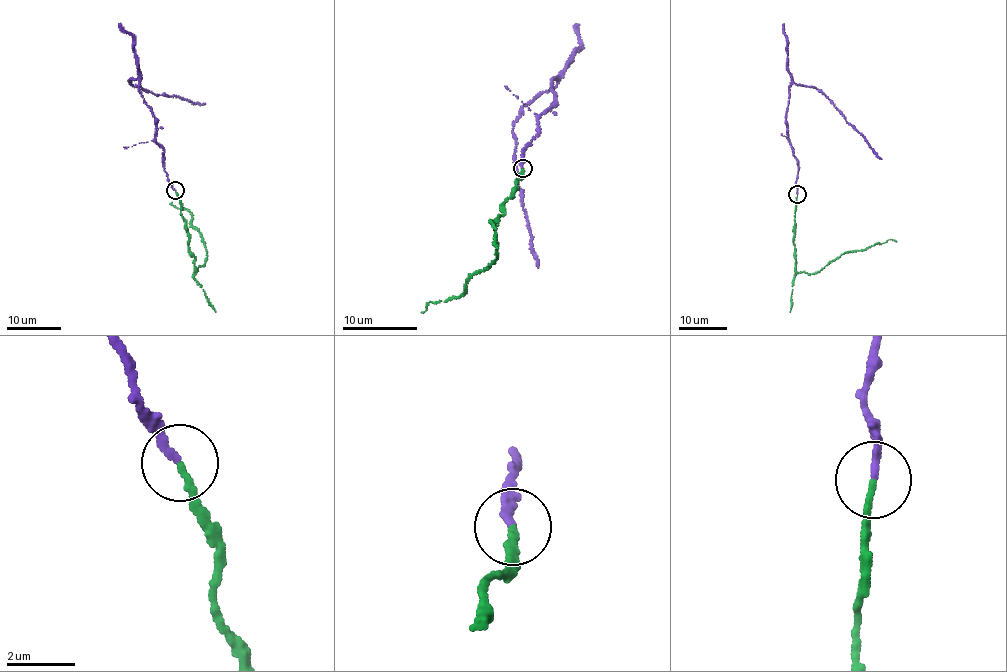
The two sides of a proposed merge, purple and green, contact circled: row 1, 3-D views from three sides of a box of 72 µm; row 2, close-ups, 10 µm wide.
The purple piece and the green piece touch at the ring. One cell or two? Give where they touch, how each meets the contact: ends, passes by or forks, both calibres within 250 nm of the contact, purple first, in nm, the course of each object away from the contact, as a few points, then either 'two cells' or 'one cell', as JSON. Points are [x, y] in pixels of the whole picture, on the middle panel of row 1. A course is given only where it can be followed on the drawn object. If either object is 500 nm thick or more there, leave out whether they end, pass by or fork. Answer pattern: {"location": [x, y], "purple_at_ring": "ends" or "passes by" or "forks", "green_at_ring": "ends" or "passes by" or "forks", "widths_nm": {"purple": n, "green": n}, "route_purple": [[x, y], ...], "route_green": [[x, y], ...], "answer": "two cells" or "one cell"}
{"location": [522, 168], "purple_at_ring": "ends", "green_at_ring": "ends", "widths_nm": {"purple": 240, "green": 200}, "route_purple": [[523, 168], [522, 151], [556, 99], [555, 77], [512, 132], [538, 268]], "route_green": [[523, 168], [494, 223], [497, 253], [486, 269], [468, 279], [458, 297], [430, 301], [421, 312]], "answer": "one cell"}

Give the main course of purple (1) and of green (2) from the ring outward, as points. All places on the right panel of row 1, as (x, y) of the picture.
1: (797, 194), (798, 160), (789, 142), (786, 117), (788, 87), (793, 83), (811, 86), (831, 100), (882, 159)
2: (797, 194), (793, 235), (797, 272), (816, 273), (840, 256), (888, 239), (896, 241)

